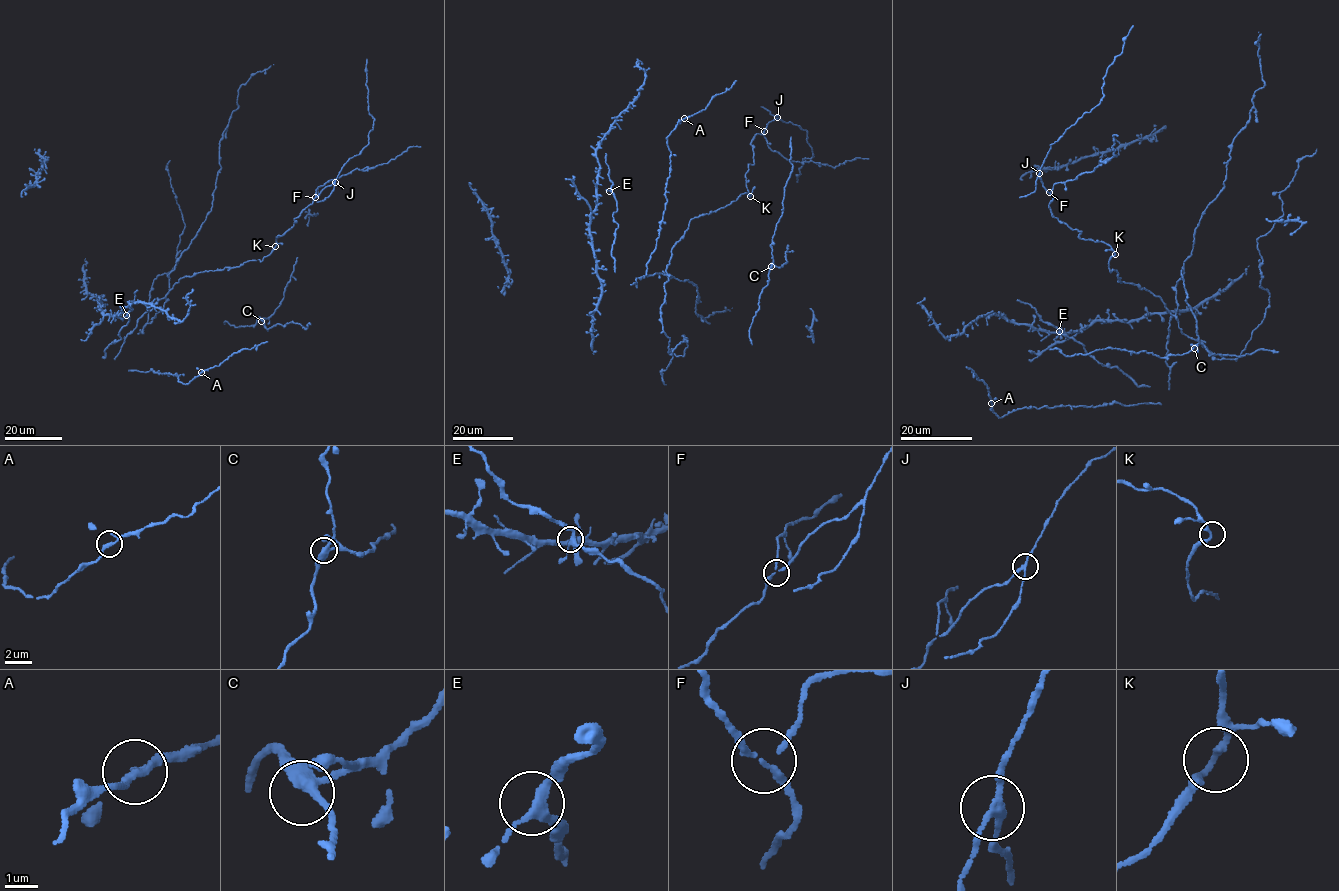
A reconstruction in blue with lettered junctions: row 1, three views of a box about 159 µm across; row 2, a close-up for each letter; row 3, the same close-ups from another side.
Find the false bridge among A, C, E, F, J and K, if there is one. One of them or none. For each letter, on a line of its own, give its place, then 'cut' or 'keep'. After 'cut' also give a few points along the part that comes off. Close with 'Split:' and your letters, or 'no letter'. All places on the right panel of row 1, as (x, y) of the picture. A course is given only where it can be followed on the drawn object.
A: (991, 403) | keep
C: (1194, 348) | keep
E: (1059, 331) | keep
F: (1049, 192) | keep
J: (1039, 173) | cut | (1039, 174), (1035, 190), (1019, 197)
K: (1115, 254) | keep
Split: J

